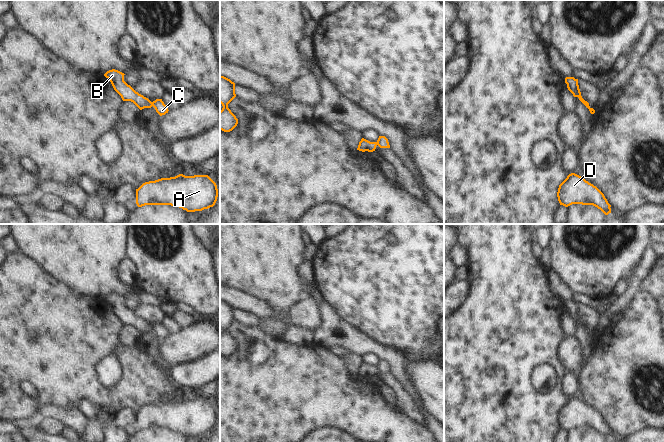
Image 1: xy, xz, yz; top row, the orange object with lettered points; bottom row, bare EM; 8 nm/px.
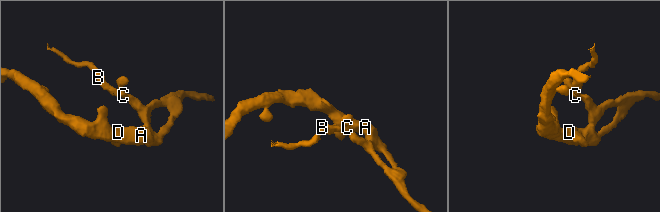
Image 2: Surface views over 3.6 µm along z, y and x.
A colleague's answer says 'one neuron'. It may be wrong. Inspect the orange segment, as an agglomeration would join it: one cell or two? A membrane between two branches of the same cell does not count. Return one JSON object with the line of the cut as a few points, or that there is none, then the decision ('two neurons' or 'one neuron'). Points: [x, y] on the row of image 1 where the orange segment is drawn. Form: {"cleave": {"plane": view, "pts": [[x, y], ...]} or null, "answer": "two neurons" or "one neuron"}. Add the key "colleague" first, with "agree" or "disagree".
{"colleague": "disagree", "cleave": {"plane": "xy", "pts": [[151, 102], [153, 105]]}, "answer": "two neurons"}

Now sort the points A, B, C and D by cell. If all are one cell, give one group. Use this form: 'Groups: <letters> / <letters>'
Groups: A C D / B.

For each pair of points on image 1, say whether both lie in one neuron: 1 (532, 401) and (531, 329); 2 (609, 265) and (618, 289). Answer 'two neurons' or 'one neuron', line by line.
1: one neuron
2: two neurons

